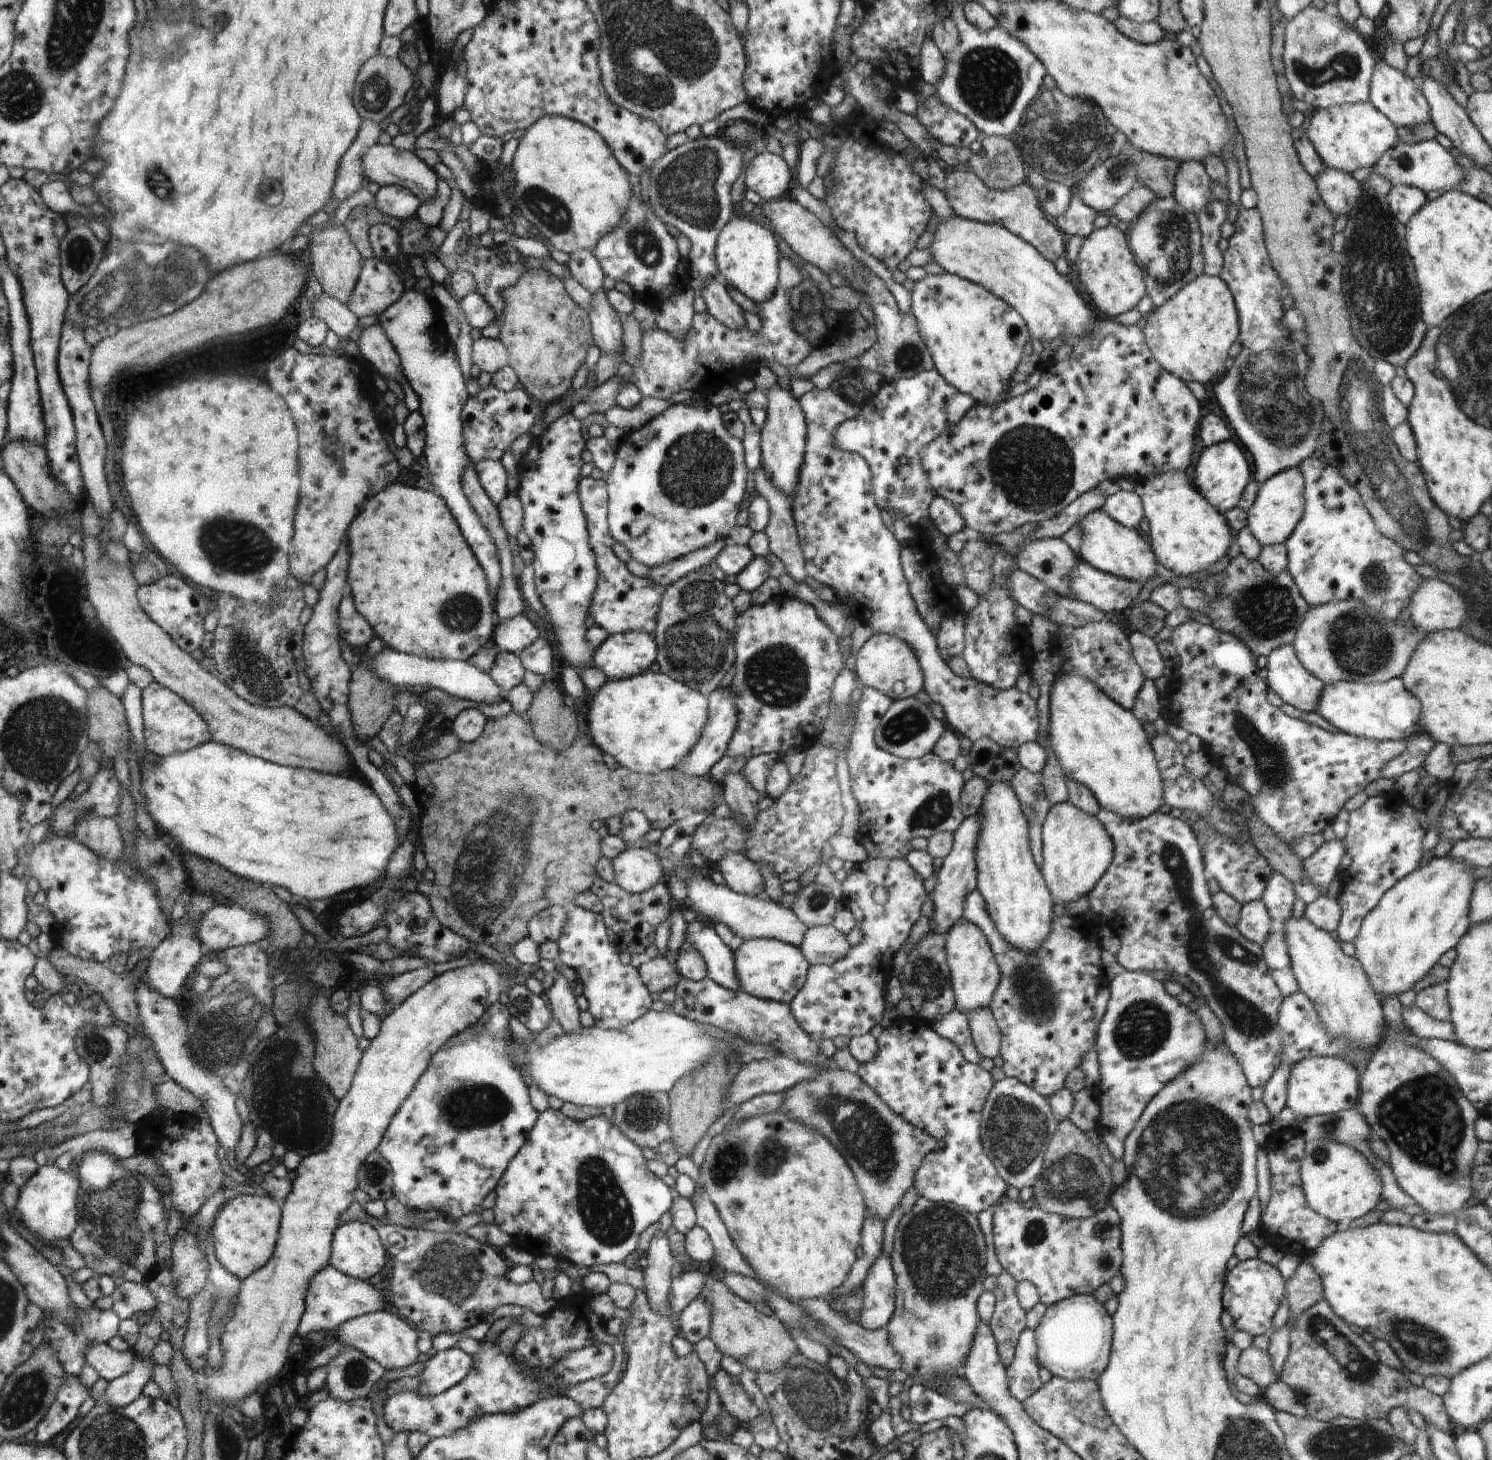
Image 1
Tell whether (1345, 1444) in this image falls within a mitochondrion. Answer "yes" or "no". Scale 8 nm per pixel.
yes

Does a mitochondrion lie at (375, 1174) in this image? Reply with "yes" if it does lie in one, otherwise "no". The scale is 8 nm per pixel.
yes

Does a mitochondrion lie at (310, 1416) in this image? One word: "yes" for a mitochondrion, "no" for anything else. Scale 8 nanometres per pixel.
no

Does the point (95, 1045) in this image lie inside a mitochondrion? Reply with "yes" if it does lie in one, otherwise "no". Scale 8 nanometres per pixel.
yes

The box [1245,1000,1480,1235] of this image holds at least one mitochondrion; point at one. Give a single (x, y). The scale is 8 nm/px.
(1422, 1118)

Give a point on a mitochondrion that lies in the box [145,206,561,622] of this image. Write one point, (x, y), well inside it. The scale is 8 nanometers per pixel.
(255, 549)

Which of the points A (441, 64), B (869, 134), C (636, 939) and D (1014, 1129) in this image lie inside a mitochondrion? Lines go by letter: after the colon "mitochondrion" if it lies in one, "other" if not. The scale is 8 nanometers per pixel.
A: other
B: other
C: other
D: mitochondrion

